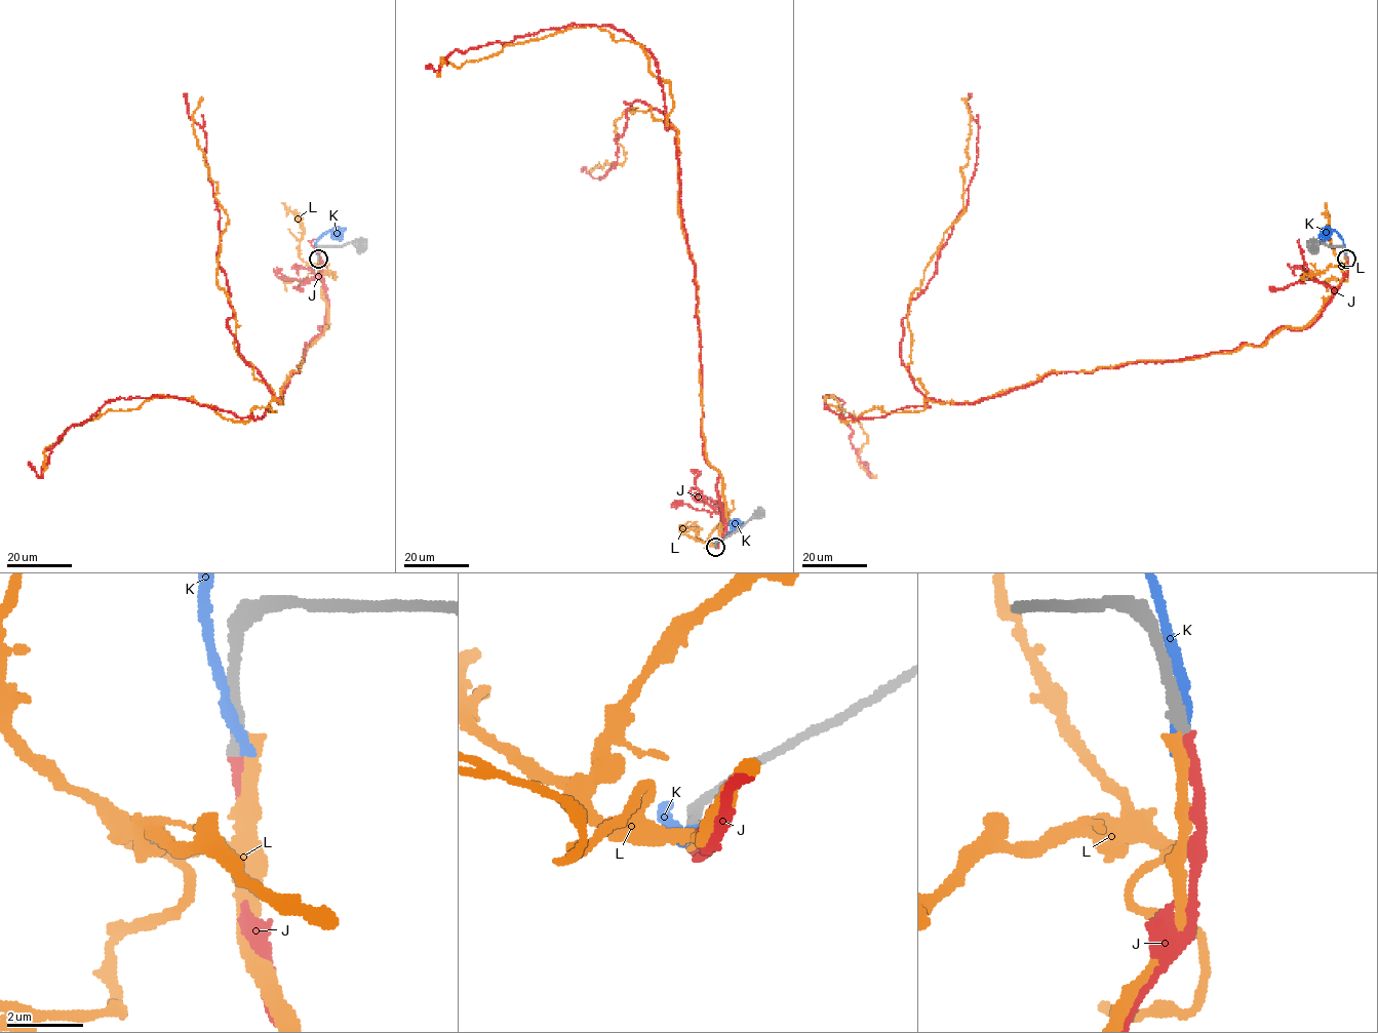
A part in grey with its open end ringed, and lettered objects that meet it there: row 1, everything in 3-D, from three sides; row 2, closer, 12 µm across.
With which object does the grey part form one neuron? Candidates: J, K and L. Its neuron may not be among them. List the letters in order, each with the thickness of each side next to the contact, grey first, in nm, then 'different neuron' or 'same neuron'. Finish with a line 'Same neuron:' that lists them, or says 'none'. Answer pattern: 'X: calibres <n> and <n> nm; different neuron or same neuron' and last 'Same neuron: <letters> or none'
J: calibres 280 and 240 nm; different neuron
K: calibres 360 and 360 nm; different neuron
L: calibres 280 and 280 nm; different neuron
Same neuron: none

